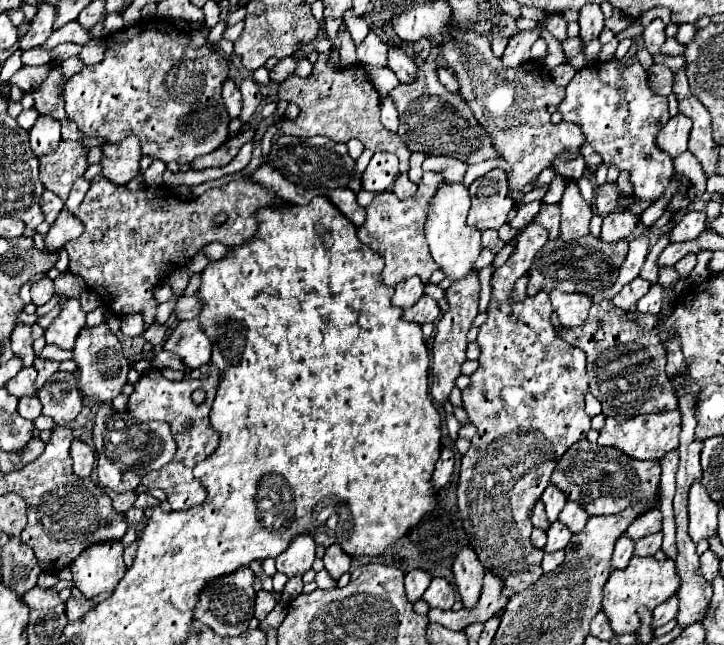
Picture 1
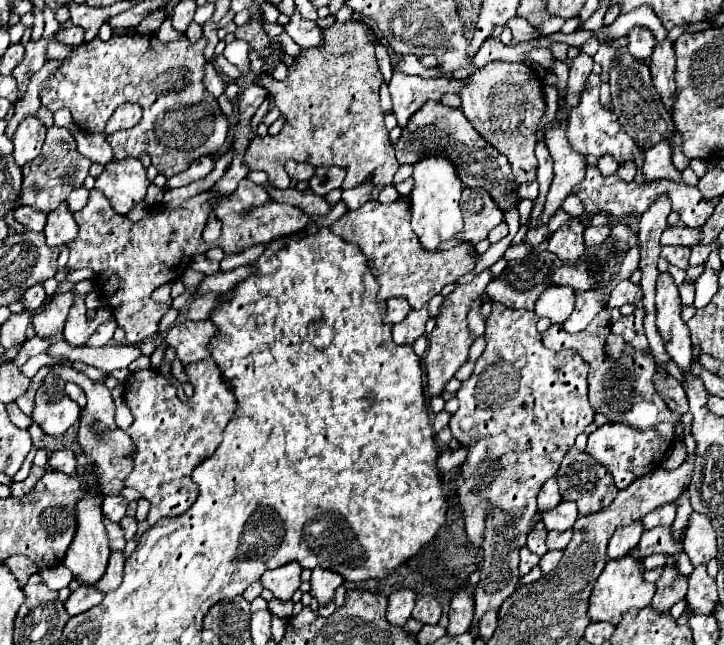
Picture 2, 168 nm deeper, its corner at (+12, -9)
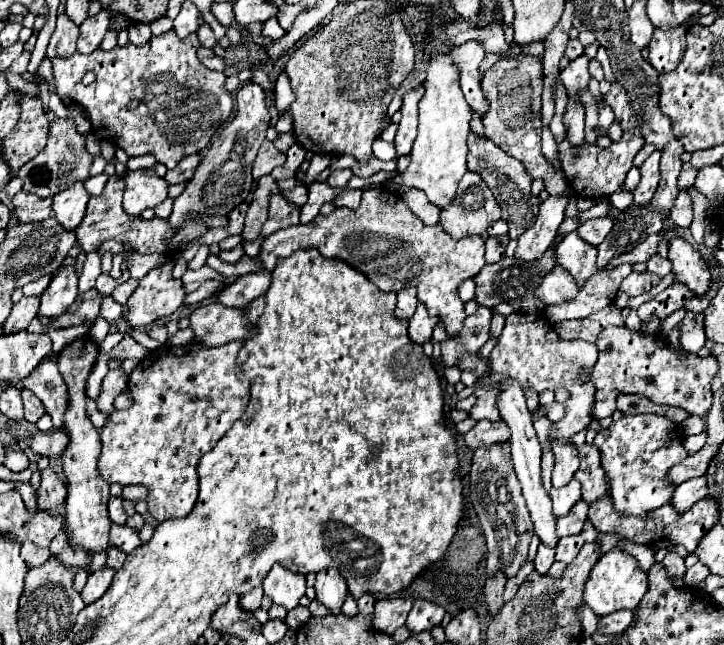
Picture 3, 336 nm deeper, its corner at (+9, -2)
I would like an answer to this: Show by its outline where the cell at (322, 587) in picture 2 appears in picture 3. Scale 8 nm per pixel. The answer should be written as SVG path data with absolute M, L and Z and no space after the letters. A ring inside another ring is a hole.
M327 568L317 572L317 580L315 580L315 592L317 592L317 600L327 606L329 610L339 610L345 602L345 594L347 594L347 584L341 578L339 570L335 568Z

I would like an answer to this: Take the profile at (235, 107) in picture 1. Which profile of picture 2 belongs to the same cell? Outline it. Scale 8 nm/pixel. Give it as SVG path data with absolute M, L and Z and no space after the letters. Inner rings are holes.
M210 61L204 65L204 87L206 87L214 97L220 97L220 95L224 93L224 89L226 89L226 85L224 85L218 69L216 69L214 63L210 63Z

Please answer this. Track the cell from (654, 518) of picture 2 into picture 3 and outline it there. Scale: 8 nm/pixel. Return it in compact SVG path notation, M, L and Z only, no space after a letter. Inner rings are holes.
M705 476L701 478L691 478L683 484L679 484L673 492L673 498L671 498L671 506L677 510L677 512L683 512L687 508L691 508L695 502L703 500L707 496L707 480Z

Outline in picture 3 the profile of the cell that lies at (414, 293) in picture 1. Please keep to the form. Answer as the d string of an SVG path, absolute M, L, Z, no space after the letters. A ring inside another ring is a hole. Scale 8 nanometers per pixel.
M405 288L397 292L397 306L395 306L395 316L397 318L411 318L411 314L415 312L417 306L417 296L415 296L415 288Z

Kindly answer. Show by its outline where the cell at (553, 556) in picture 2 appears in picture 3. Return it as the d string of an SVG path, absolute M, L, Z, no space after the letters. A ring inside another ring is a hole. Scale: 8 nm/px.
M567 536L567 538L561 538L561 540L557 542L555 560L569 564L569 562L575 558L575 554L581 550L581 546L583 546L583 538L581 538L581 536Z

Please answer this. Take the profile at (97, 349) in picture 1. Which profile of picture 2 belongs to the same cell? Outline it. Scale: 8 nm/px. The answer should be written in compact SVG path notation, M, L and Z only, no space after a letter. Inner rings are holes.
M76 295L76 303L70 309L66 327L64 327L64 339L70 345L82 345L88 339L88 321L86 321L86 295Z

